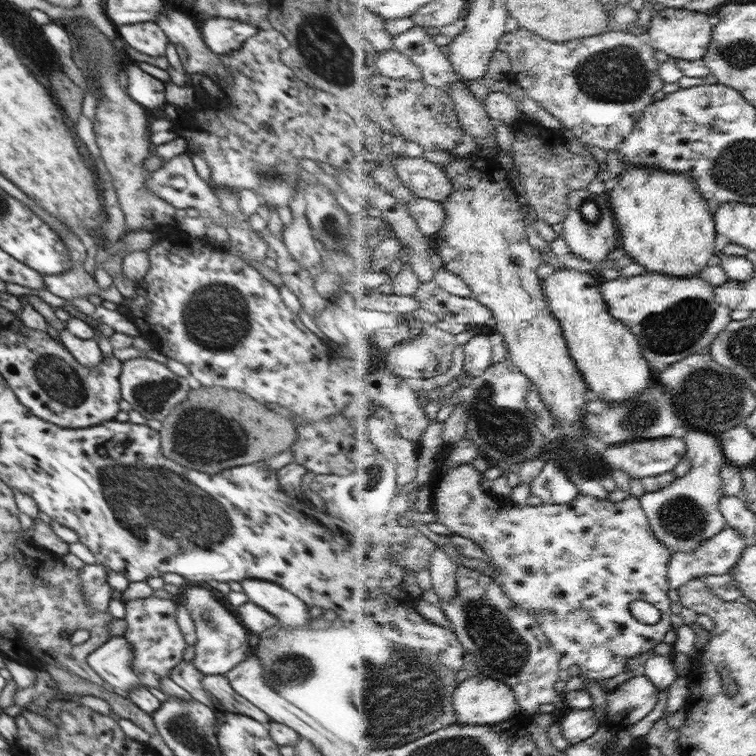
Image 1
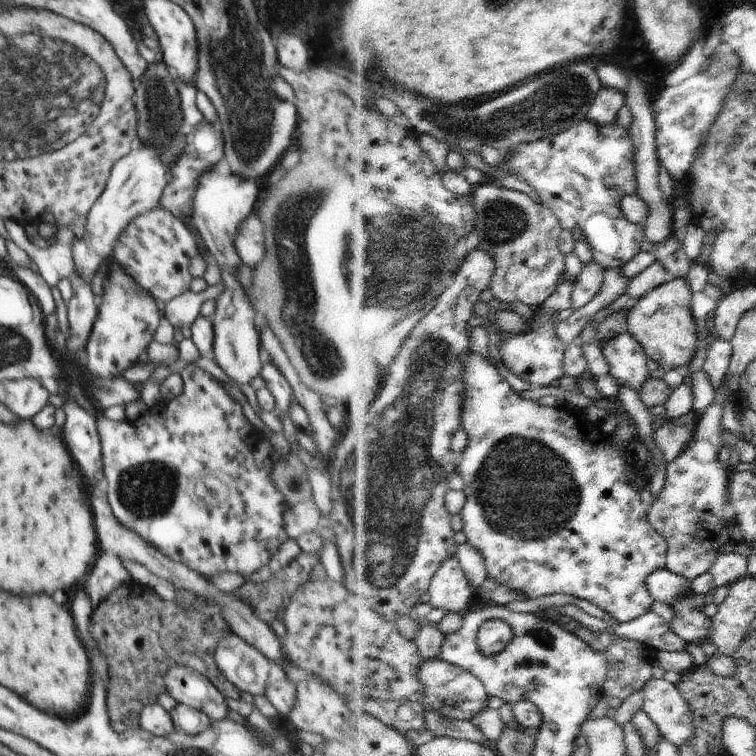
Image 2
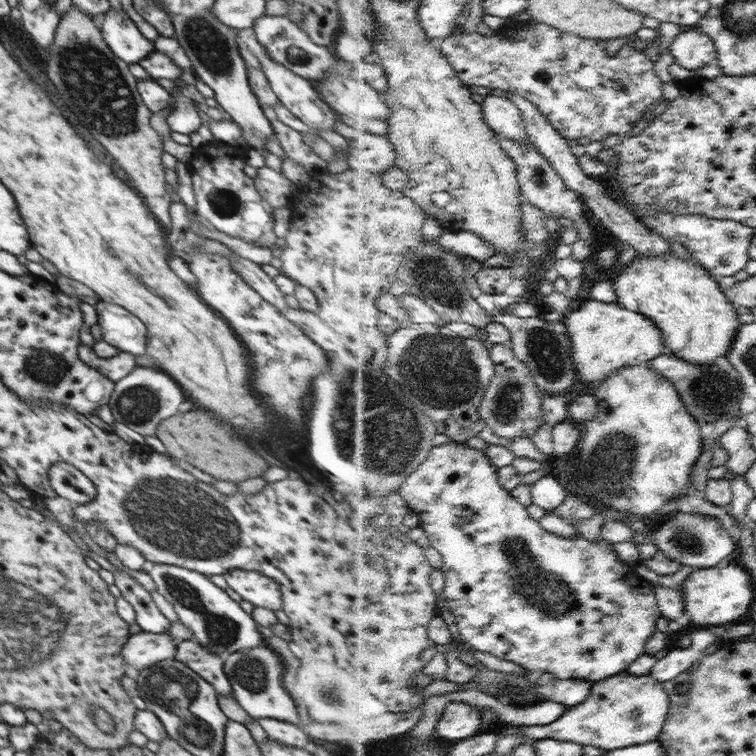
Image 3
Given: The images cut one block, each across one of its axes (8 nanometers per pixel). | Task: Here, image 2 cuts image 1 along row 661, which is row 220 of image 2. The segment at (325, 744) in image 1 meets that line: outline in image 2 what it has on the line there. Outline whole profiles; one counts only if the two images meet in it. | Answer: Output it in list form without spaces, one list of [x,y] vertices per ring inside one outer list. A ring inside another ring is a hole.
[[[254,212],[240,222],[234,246],[243,264],[253,267],[264,260],[266,256],[264,231],[264,222],[260,215]]]

